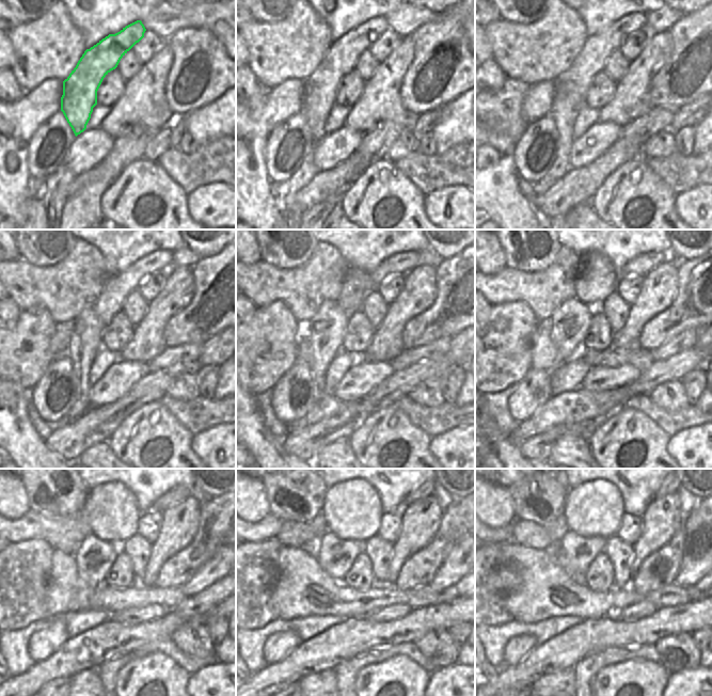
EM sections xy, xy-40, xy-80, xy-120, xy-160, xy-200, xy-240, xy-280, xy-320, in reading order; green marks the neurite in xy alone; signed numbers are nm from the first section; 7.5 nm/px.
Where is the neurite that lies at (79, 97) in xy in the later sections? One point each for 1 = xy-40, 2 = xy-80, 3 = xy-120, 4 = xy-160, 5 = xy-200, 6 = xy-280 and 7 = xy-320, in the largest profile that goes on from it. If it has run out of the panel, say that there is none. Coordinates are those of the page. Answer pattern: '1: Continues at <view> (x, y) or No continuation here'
1: Continues at xy-40 (319, 97)
2: Continues at xy-80 (591, 59)
3: Continues at xy-120 (117, 287)
4: Continues at xy-160 (401, 263)
5: Continues at xy-200 (641, 265)
6: Continues at xy-280 (424, 490)
7: Continues at xy-320 (663, 490)

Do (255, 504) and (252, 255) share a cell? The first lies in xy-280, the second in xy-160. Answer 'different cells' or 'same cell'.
same cell

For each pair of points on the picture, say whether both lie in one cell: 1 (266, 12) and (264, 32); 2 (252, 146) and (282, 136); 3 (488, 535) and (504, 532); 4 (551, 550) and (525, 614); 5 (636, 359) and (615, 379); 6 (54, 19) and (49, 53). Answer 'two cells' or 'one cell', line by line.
1: two cells
2: two cells
3: one cell
4: two cells
5: two cells
6: one cell

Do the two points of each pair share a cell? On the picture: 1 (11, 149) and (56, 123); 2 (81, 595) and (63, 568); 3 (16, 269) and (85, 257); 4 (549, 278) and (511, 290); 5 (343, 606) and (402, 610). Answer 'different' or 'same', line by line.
1: different
2: same
3: same
4: same
5: different

